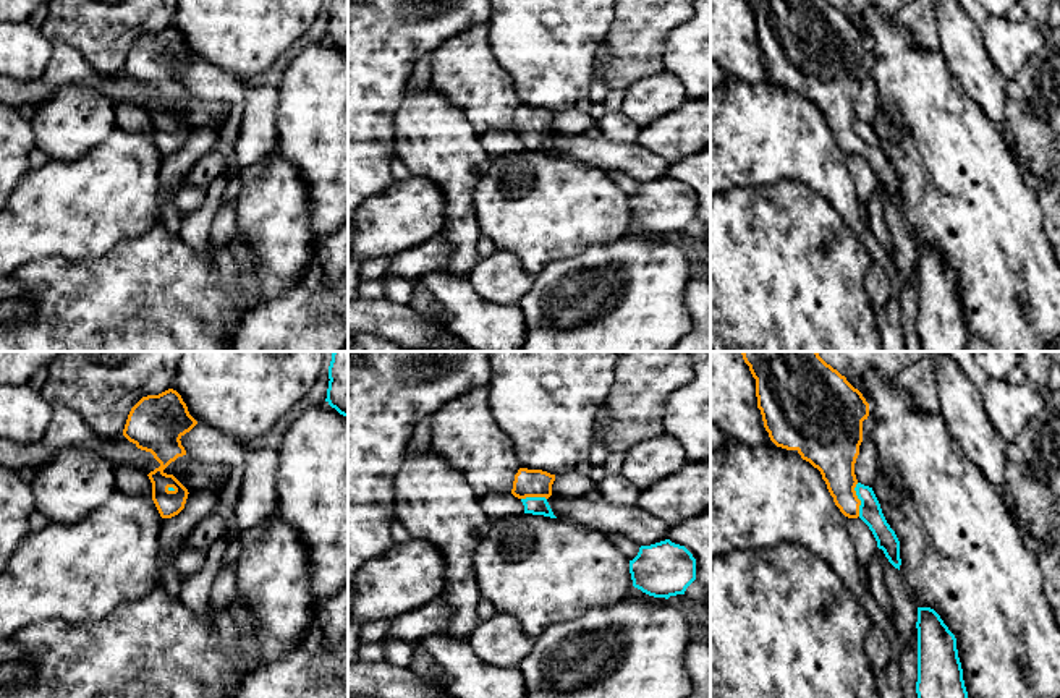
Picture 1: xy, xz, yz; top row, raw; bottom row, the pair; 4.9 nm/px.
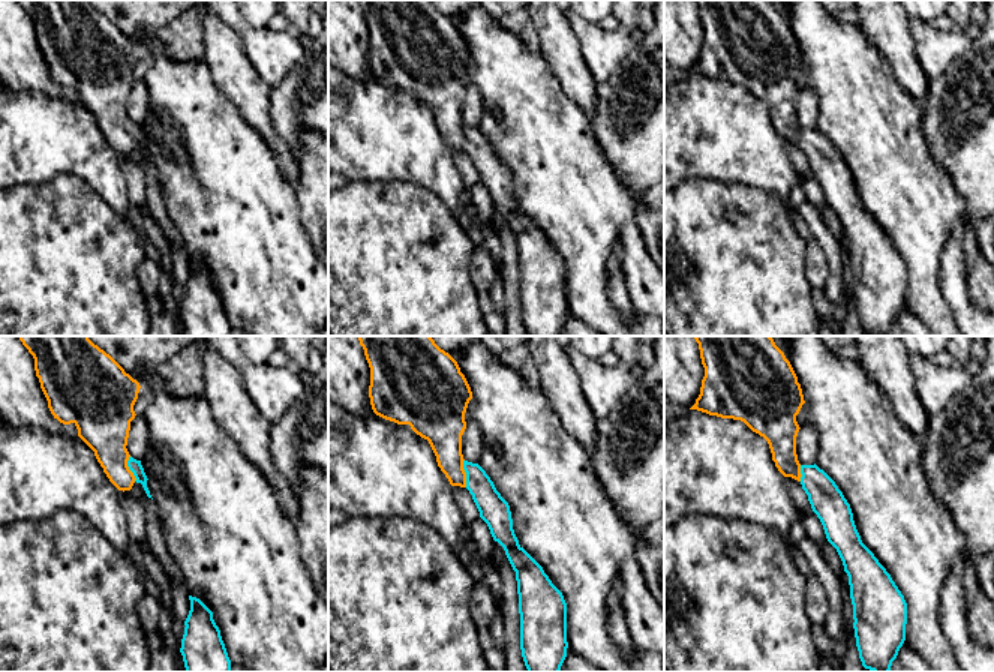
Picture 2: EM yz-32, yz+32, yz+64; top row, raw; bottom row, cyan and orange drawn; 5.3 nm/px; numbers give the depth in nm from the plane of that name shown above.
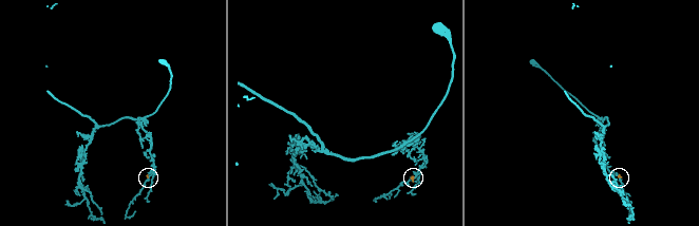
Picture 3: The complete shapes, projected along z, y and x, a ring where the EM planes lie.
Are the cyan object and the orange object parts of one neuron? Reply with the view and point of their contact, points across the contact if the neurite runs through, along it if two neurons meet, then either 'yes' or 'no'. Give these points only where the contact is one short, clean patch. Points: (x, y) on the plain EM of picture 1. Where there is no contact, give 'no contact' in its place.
meets cyan in yz at (858, 135); runs through yz (871, 151), (858, 135), (840, 117), (834, 91); yes

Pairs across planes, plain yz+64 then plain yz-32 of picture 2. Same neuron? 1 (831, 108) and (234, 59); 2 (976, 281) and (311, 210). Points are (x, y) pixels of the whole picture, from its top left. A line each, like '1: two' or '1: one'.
1: two
2: two

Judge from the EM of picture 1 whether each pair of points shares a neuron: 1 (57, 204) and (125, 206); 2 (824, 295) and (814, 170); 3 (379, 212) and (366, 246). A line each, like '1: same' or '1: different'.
1: same
2: different
3: same

